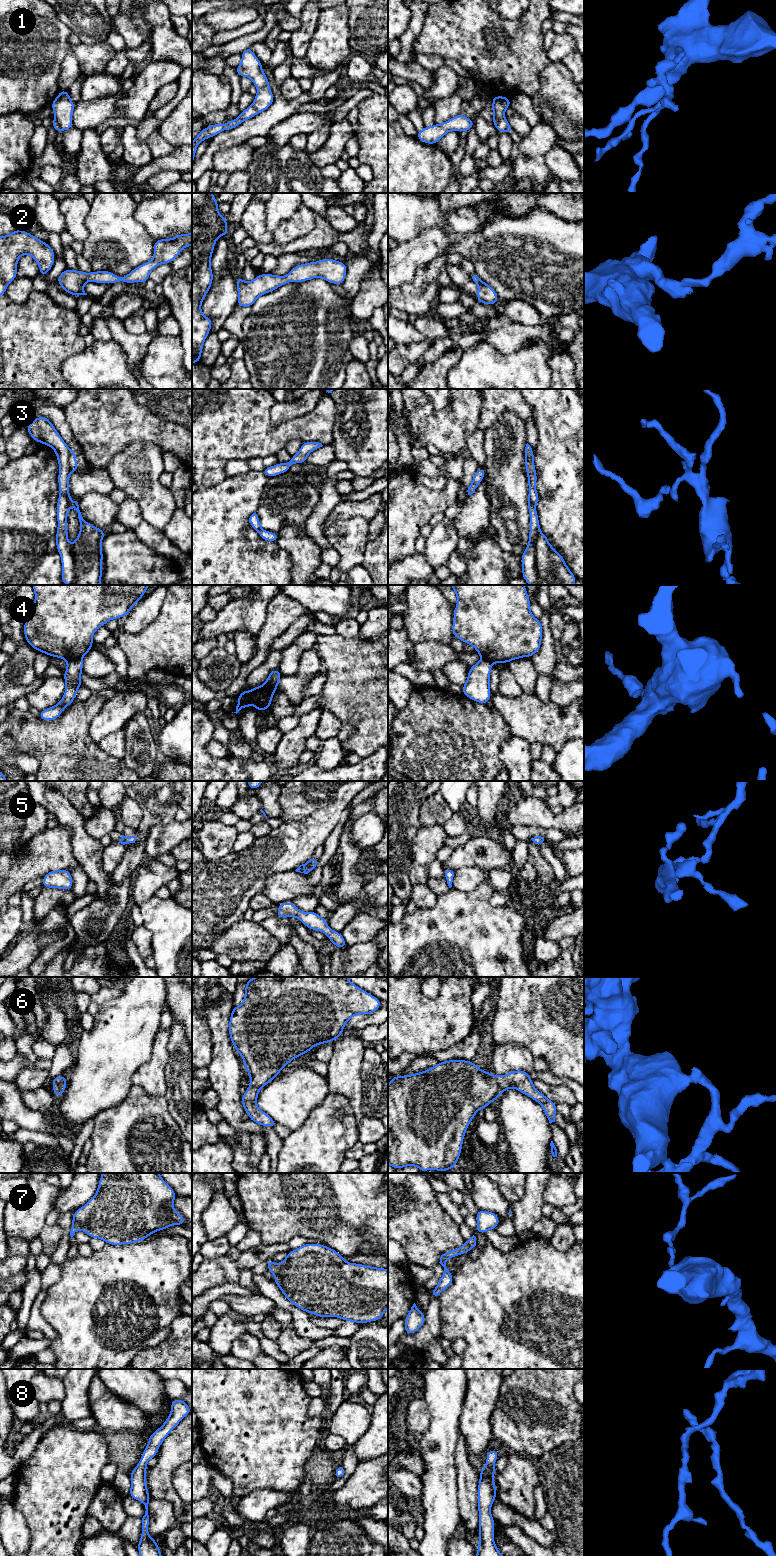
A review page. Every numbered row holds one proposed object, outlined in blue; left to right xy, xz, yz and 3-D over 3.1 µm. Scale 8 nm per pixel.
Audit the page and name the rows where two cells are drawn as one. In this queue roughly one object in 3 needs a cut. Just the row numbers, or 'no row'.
1, 4

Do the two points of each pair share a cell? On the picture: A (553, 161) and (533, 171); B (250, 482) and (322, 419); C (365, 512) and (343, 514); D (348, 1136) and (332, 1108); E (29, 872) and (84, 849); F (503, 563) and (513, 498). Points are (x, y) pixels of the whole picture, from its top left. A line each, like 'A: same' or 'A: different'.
A: different
B: different
C: same
D: same
E: different
F: different

